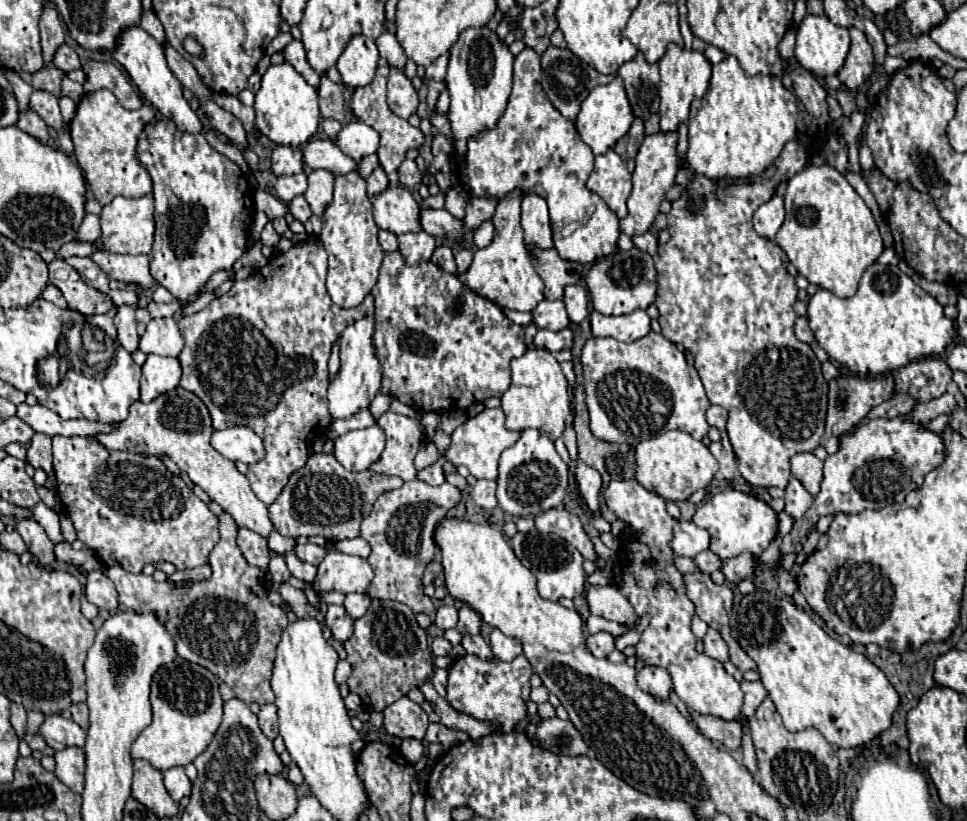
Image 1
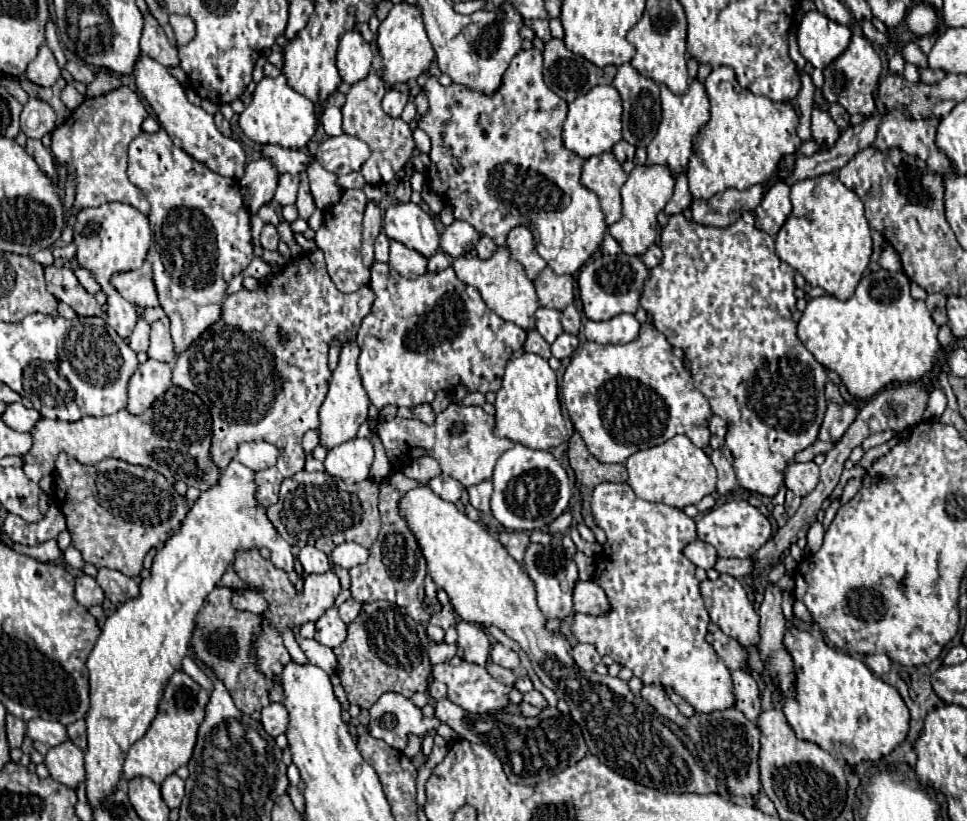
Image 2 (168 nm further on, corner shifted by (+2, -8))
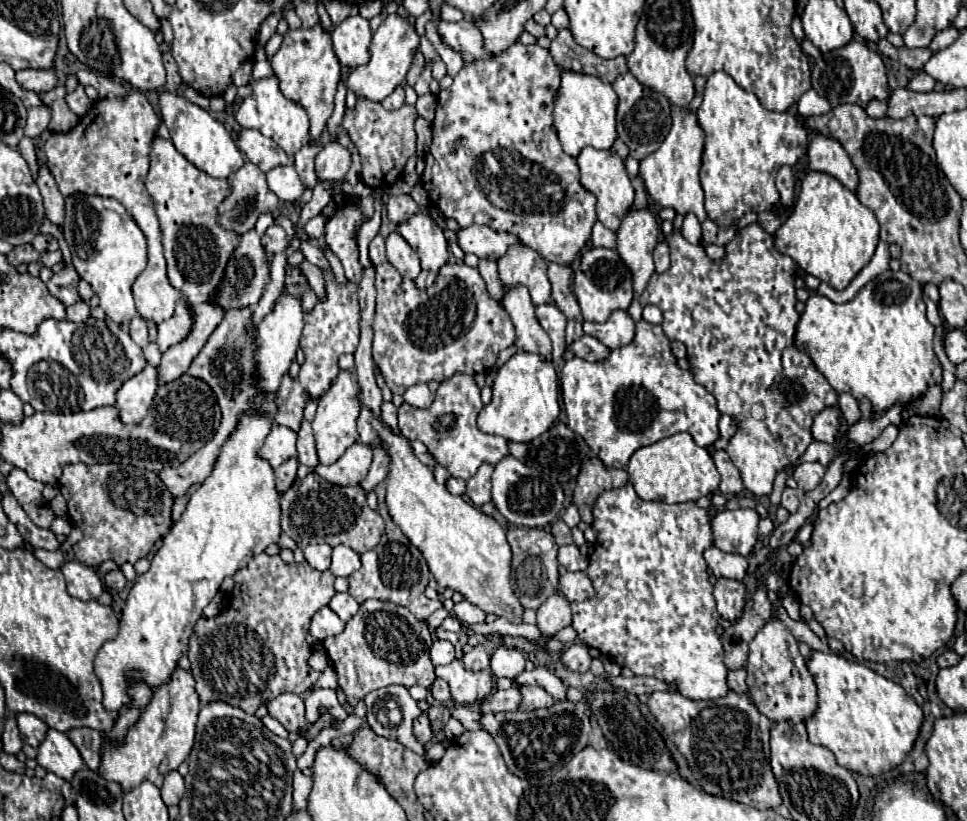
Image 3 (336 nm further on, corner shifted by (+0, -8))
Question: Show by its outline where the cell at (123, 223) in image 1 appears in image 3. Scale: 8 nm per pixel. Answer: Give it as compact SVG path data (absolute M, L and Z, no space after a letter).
M71 194L71 198L65 198L63 236L81 280L91 284L105 314L127 330L129 320L137 316L131 286L147 266L147 238L141 228L115 198Z

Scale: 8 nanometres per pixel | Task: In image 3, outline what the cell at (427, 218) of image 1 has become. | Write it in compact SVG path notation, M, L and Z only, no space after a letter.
M469 226L459 230L459 246L477 258L503 258L511 246L521 246L515 234L495 232L489 226Z

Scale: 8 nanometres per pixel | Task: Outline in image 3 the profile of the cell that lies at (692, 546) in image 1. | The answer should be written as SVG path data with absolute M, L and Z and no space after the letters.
M711 546L709 550L705 550L705 560L707 566L711 568L711 572L717 578L729 578L729 580L743 580L747 574L747 566L749 566L749 558L741 556L741 554L727 554L721 552L717 546Z

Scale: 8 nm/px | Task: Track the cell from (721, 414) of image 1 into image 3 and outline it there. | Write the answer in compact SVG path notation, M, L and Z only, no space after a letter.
M723 414L721 420L719 420L719 430L721 430L721 438L729 440L737 432L737 422L731 416L725 416Z

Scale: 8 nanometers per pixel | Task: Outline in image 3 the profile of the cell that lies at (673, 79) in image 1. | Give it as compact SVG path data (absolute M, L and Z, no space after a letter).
M673 106L673 126L667 138L663 140L657 152L641 160L641 168L639 168L645 190L659 208L673 208L681 216L695 214L699 222L707 218L703 206L703 188L699 182L701 154L703 154L703 130L699 128L695 114L685 108Z

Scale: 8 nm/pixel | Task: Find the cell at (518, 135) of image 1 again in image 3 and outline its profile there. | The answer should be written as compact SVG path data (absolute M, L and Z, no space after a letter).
M515 42L513 46L503 50L503 54L495 56L493 60L479 60L475 64L465 64L459 70L459 74L453 78L451 88L441 90L437 94L437 110L435 110L435 120L431 124L433 142L431 142L429 154L425 156L425 170L423 170L423 176L421 176L421 184L423 184L431 204L445 218L453 218L461 228L467 228L467 226L473 226L473 224L487 224L493 230L505 230L505 232L517 234L525 246L539 252L547 262L571 264L575 260L575 256L581 252L581 248L589 242L591 228L597 220L597 214L595 214L595 196L589 190L585 190L579 182L577 160L563 152L563 148L557 140L557 132L553 128L553 100L555 100L555 94L557 94L557 88L559 88L559 82L561 82L559 76L561 76L561 70L555 66L555 62L551 58L551 52L537 46L537 44L523 46L521 42Z

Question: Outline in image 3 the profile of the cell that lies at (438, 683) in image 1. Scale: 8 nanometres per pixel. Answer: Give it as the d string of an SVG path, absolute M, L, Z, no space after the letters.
M437 678L433 684L431 684L431 694L437 702L447 702L451 696L449 696L449 686L447 682L443 682L441 678Z

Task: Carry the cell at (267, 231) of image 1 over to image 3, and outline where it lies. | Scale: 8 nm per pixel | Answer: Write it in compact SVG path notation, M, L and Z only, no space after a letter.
M273 224L273 226L265 232L265 236L263 236L263 246L265 246L265 250L267 250L269 254L283 252L283 250L287 248L287 244L289 244L287 234L285 234L285 230L283 230L281 226L277 226L277 224Z

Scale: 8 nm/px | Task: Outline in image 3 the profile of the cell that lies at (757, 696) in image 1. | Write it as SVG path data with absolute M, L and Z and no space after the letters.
M719 578L715 582L713 596L715 596L715 602L717 602L717 610L723 618L735 620L743 614L743 604L745 604L745 586L743 586L743 582Z

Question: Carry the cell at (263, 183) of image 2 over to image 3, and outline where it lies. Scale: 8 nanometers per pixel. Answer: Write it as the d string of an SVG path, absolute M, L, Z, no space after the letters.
M245 162L245 166L241 170L237 170L235 174L231 174L227 178L227 182L231 186L231 194L219 204L219 224L225 230L233 230L235 234L245 234L255 228L255 222L261 214L275 214L277 212L279 198L269 190L267 180L265 180L265 172L261 172L259 166L255 166L253 162Z

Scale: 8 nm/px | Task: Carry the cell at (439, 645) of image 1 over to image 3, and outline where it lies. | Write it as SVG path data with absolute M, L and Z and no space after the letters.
M435 640L431 646L431 662L433 666L439 664L449 664L455 660L455 648L451 642L447 640Z

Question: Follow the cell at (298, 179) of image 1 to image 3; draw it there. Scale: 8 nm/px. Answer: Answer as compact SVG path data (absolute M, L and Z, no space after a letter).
M275 166L275 170L267 172L267 184L285 202L295 202L303 194L303 184L295 166Z

